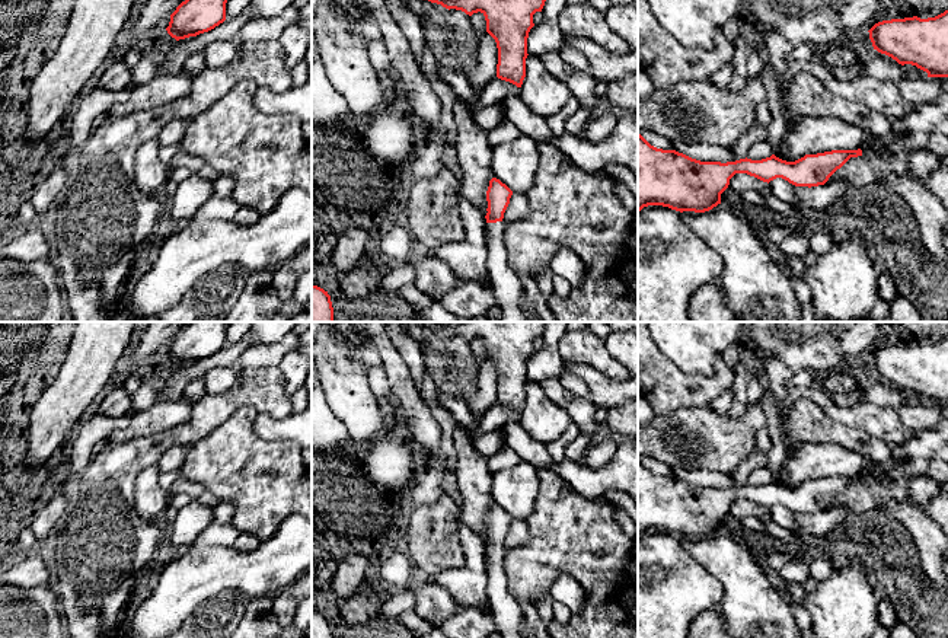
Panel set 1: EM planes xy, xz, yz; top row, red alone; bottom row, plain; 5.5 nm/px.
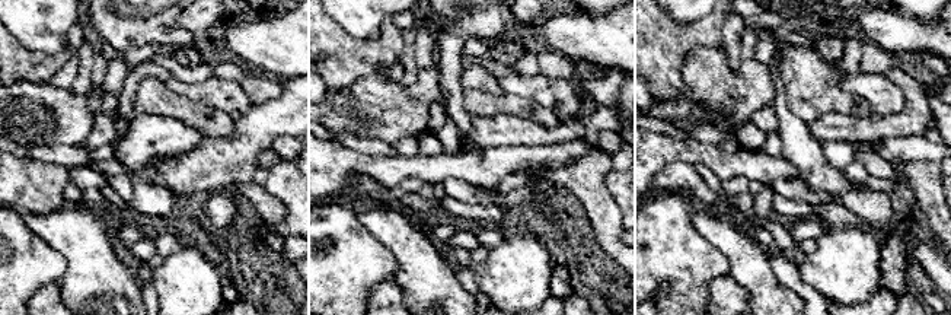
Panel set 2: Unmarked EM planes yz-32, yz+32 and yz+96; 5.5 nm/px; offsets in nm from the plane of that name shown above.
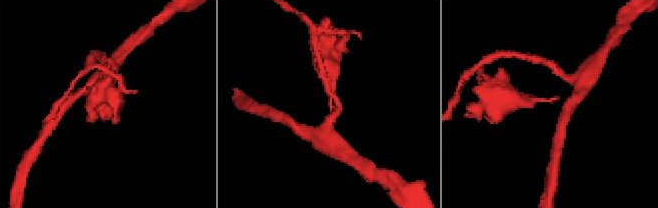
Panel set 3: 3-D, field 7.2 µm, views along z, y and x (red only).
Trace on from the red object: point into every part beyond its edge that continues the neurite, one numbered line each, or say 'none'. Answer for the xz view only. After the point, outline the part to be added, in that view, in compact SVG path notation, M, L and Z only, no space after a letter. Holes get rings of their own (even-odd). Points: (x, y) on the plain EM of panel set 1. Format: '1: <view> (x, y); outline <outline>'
1: xz (504, 606); outline M504 548L486 549L488 603L501 638L527 638L523 632L523 613L517 599L508 588L504 570Z

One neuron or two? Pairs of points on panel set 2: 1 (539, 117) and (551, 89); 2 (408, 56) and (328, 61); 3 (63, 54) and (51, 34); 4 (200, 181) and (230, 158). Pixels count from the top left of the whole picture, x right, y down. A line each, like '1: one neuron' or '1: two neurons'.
1: two neurons
2: two neurons
3: two neurons
4: one neuron

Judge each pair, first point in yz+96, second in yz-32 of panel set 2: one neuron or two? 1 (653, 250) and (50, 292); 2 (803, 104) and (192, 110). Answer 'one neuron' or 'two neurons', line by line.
1: two neurons
2: one neuron

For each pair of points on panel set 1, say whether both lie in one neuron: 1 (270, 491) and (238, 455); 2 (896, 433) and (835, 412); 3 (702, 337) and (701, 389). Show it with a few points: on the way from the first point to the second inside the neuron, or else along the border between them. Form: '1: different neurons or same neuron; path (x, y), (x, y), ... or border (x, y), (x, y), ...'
1: same neuron; path (257, 481), (243, 481), (235, 472), (235, 468)
2: same neuron; path (881, 423), (868, 417), (849, 417)
3: different neurons; border (721, 354), (708, 375), (686, 373), (669, 360)

